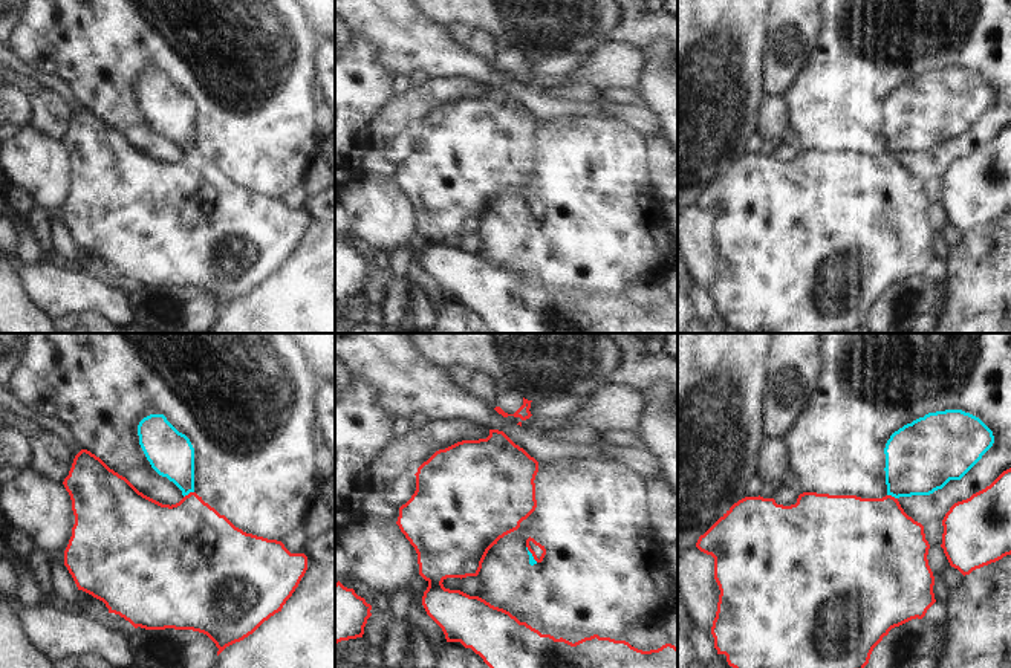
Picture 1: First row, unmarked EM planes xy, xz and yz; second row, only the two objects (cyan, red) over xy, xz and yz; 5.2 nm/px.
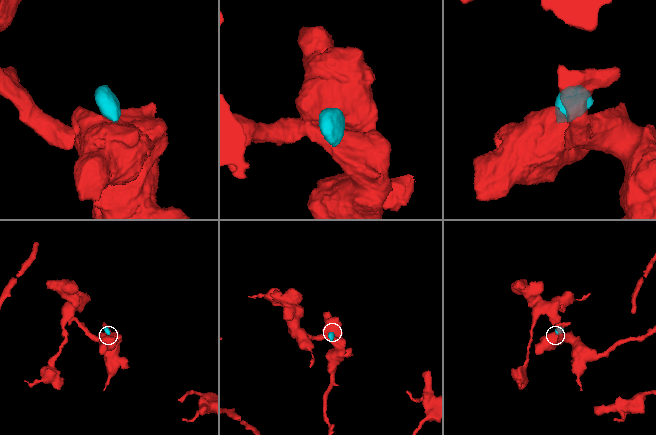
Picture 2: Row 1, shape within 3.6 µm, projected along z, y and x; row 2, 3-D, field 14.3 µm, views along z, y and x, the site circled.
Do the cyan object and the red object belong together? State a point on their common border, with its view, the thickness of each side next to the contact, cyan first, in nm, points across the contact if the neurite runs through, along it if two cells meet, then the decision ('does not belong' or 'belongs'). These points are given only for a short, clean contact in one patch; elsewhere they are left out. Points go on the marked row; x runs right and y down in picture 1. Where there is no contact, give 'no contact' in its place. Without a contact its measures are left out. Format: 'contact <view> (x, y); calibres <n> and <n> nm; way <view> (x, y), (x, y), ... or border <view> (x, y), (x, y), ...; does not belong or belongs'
contact xy (188, 492); calibres 240 and 420 nm; way xy (170, 453), (188, 492), (190, 540); belongs

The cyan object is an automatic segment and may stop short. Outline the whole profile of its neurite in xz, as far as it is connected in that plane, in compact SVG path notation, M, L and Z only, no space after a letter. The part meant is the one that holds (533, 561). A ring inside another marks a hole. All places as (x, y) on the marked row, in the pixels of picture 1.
M529 537L526 540L526 547L528 547L529 564L531 566L543 561L543 558L546 555L545 546L541 546L540 543L537 543L534 538Z

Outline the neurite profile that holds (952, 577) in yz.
M948 566L942 573L942 581L945 582L950 592L956 590L962 582L962 579L964 575L951 566Z

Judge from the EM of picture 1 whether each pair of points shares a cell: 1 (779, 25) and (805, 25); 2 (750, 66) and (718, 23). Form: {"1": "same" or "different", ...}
{"1": "same", "2": "same"}

